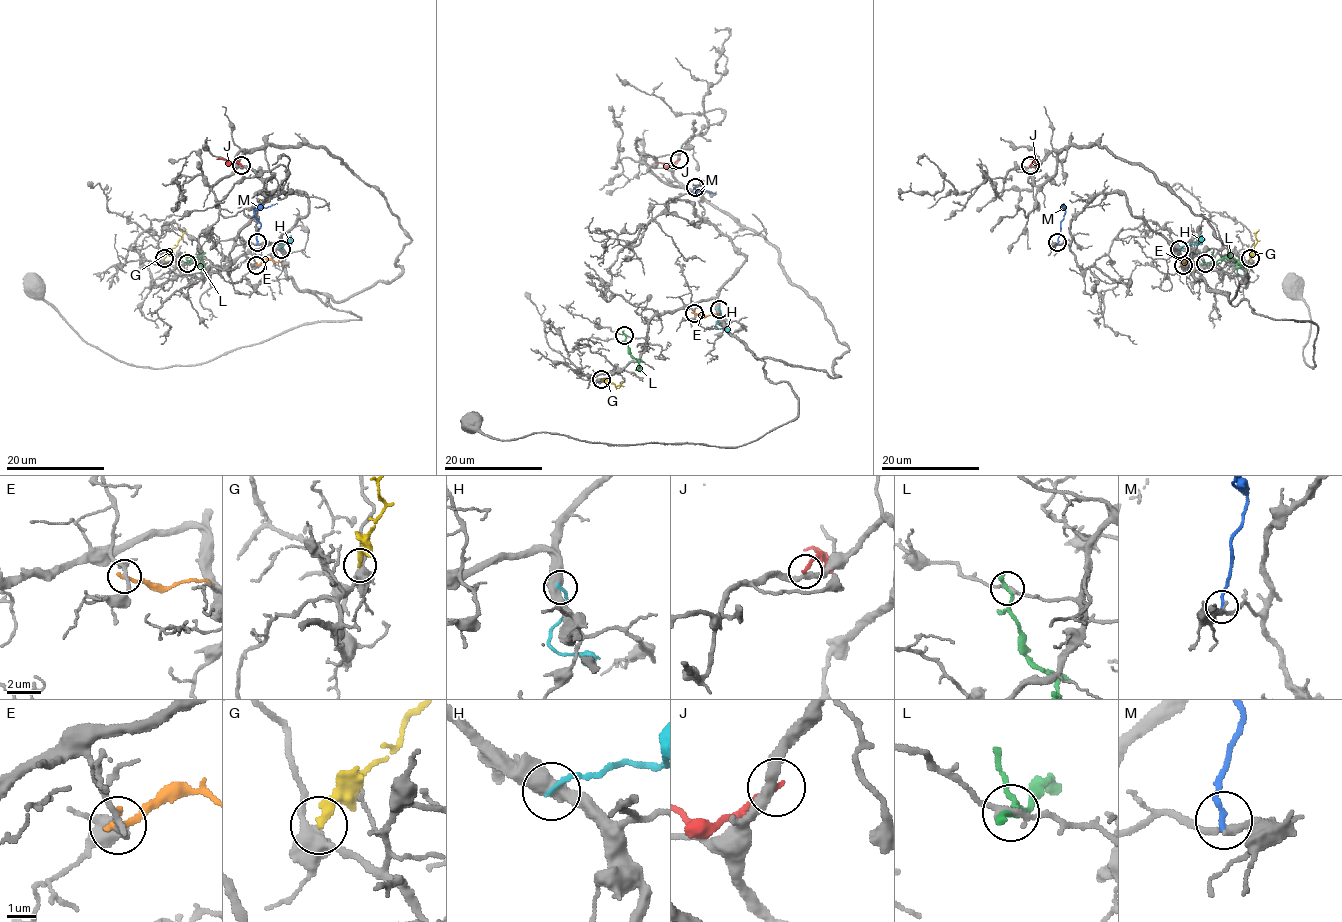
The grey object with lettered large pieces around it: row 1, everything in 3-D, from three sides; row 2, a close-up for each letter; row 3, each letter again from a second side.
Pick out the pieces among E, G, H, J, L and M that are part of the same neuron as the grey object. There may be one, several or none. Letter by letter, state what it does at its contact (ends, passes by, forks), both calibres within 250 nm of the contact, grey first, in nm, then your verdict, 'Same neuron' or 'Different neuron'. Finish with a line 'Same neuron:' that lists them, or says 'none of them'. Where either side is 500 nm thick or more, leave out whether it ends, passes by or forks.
E: It ends there. Thickness 200 nm (grey) against 260 nm. Different neuron
G: It ends there. Thickness 400 nm (grey) against 320 nm. Different neuron
H: Thickness 550 nm (grey) against 190 nm. Different neuron
J: It ends there. Thickness 340 nm (grey) against 220 nm. Different neuron
L: It ends there. Thickness 190 nm (grey) against 280 nm. Different neuron
M: It ends there. Thickness 200 nm (grey) against 180 nm. Different neuron
Same neuron: none of them

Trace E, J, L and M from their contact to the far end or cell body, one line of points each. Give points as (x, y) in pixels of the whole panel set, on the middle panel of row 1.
E: (693, 312), (719, 316)
J: (679, 159), (668, 166), (654, 159)
L: (625, 334), (628, 353), (643, 373)
M: (695, 187), (698, 190), (692, 195), (707, 190), (714, 193)

